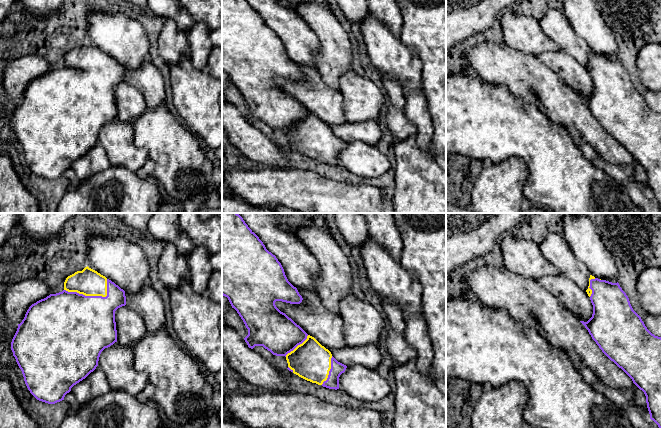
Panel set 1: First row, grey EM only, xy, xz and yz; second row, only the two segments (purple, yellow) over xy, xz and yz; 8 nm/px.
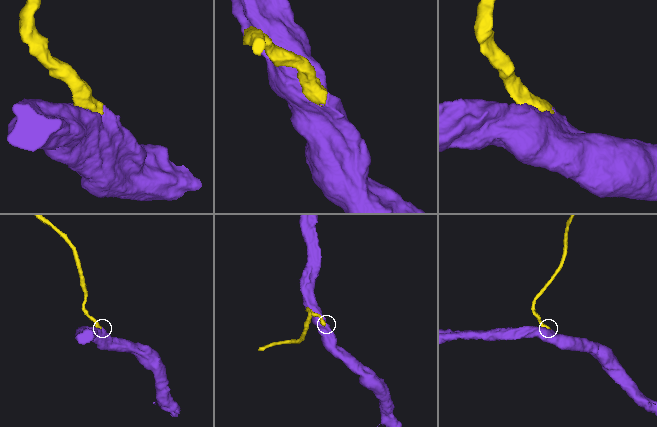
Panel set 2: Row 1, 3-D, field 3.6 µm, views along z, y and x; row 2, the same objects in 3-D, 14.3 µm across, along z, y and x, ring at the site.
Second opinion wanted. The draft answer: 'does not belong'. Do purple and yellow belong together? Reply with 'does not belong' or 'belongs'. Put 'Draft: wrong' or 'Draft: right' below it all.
belongs
Draft: wrong

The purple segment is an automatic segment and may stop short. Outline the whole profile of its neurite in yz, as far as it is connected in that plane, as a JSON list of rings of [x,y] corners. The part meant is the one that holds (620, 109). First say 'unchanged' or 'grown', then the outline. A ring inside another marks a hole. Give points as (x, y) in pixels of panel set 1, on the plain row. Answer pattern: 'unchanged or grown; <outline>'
grown; [[[590,51],[586,68],[593,81],[593,90],[587,98],[580,98],[602,128],[644,168],[650,195],[661,206],[661,113],[647,105],[618,58],[612,59]]]

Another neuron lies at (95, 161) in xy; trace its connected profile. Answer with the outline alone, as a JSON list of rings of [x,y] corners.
[[[97,142],[85,155],[71,164],[79,182],[98,174],[111,166],[108,156],[102,145]]]

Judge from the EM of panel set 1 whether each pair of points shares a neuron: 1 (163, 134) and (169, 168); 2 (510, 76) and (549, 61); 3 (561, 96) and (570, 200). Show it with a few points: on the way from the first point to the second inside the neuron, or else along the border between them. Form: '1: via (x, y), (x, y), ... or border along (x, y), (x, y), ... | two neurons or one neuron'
1: via (168, 142), (169, 160) | one neuron
2: border along (536, 56), (561, 79) | two neurons
3: border along (544, 113), (569, 131) | two neurons

